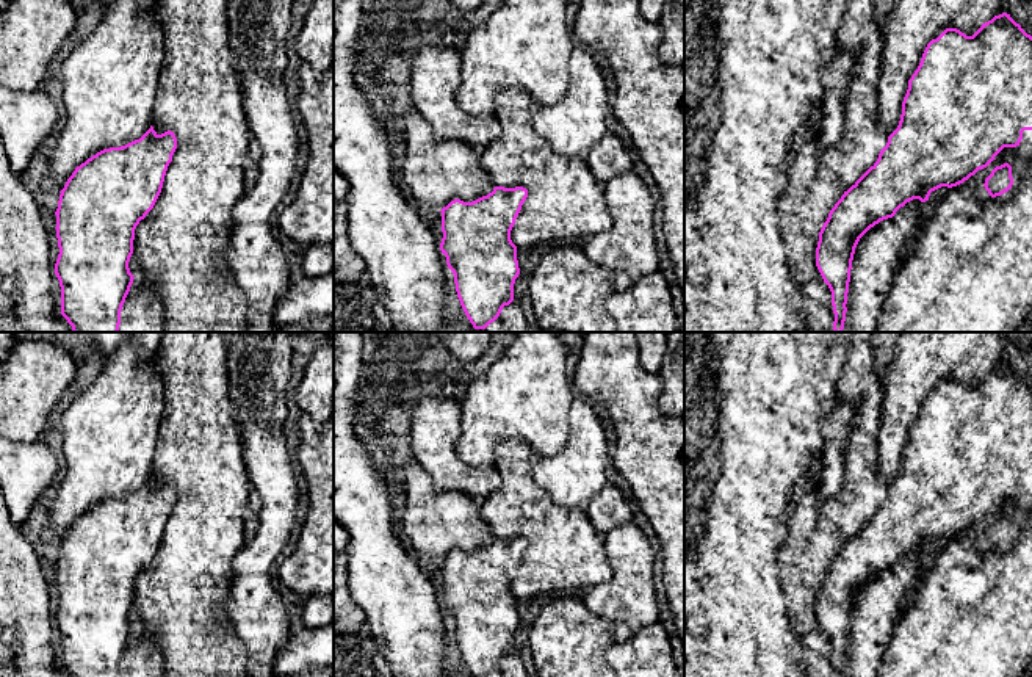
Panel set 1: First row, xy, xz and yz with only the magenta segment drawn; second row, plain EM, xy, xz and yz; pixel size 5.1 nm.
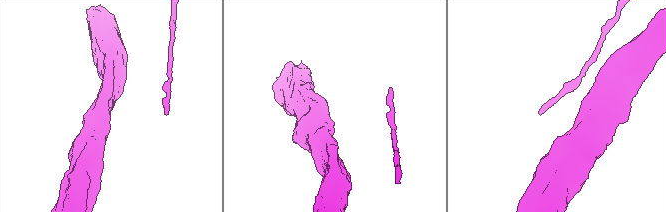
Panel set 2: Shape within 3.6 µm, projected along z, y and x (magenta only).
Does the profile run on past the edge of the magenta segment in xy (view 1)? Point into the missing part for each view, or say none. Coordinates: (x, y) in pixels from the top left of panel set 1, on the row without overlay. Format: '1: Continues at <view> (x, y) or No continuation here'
1: No continuation here

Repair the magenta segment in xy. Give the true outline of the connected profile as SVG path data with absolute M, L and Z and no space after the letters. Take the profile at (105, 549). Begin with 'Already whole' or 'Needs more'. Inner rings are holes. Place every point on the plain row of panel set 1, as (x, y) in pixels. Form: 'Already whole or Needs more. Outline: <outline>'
Already whole. Outline: M150 476L139 491L103 500L77 517L60 542L55 625L61 638L61 666L70 677L121 675L121 661L135 630L128 619L135 580L153 559L175 500L174 483L158 486Z

